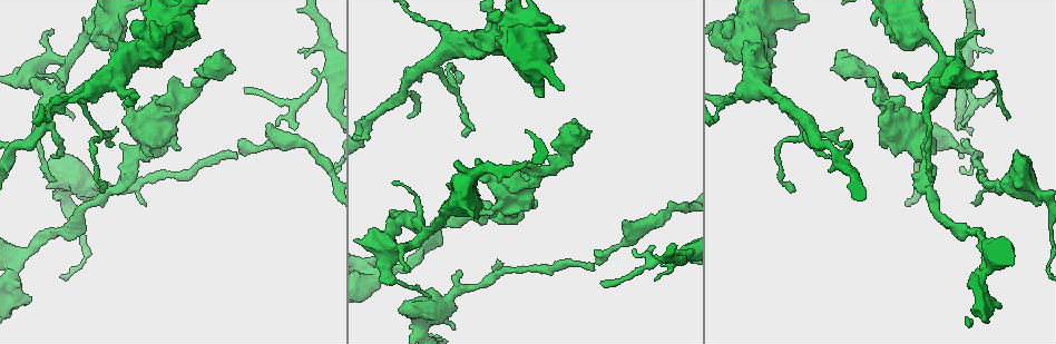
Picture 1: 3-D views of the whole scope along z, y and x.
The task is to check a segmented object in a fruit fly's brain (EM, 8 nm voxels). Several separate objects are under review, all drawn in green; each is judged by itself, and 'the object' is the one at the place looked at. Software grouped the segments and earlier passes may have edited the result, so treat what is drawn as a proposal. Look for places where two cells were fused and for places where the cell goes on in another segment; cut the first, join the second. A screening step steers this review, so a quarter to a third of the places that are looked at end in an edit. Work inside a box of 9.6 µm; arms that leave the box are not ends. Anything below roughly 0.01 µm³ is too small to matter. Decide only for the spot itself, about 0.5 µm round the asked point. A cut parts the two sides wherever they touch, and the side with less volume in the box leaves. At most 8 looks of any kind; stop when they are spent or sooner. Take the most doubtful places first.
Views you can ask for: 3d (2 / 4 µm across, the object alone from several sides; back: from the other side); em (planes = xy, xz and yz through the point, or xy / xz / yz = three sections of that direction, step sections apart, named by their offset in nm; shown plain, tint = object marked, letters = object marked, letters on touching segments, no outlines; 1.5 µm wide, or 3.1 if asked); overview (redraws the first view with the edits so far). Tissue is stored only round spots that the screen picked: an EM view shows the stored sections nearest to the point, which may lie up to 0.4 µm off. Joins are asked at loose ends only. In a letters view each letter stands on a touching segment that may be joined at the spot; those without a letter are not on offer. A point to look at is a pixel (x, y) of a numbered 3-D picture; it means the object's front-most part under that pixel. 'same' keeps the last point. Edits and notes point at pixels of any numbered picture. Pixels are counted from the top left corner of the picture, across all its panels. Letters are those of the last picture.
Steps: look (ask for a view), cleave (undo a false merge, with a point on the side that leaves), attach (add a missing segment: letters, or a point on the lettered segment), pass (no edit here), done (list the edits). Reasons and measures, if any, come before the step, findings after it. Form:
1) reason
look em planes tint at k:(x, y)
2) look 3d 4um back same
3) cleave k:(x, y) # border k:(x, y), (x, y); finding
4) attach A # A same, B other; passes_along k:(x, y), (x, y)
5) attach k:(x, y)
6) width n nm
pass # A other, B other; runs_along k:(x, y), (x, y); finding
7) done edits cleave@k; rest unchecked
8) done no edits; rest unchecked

free end
look 3d 2um at 1:(996, 94)

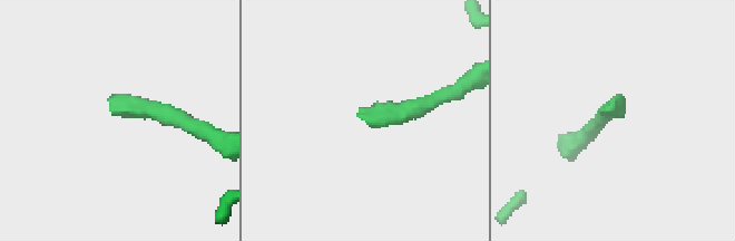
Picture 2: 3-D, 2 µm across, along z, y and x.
look em planes letters at 2:(110, 111)

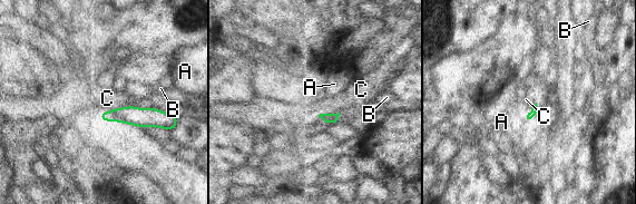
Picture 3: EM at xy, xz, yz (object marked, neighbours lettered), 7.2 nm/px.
pass # A other, B other, C other; border 3:(153, 106), (121, 106), (100, 112); none of them fits

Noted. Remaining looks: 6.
free end
look 3d 2um at 1:(74, 116)

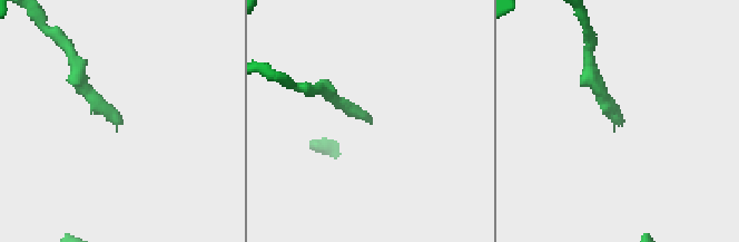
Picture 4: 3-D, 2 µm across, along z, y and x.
look em planes letters at 4:(120, 122)

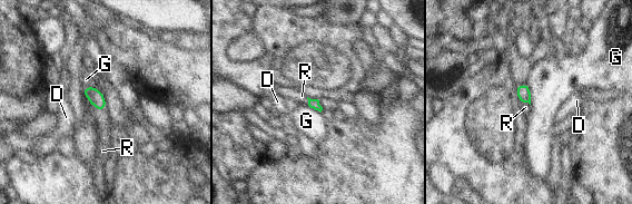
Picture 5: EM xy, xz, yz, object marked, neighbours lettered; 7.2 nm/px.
attach 5:(101, 117) # D other, G other, R same; passes_along 5:(95, 96), (97, 108), (101, 117); it goes on there

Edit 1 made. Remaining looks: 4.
an open end
look em planes letters at 1:(625, 222)

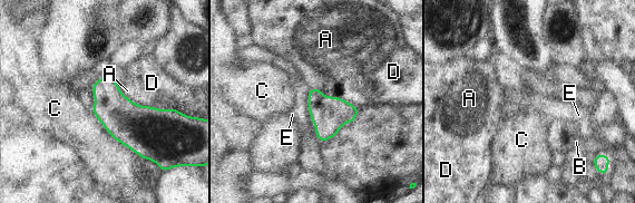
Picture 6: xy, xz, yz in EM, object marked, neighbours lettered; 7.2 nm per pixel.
pass # A other, B other, C other, D other, E other; border 6:(339, 96), (343, 98); no lettered segment goes on from it

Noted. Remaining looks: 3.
an open end
look em xz step 8 tint at 1:(578, 131)

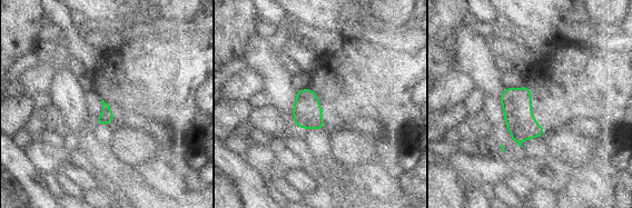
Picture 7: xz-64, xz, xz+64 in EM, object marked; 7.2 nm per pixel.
another direction
look em planes letters same

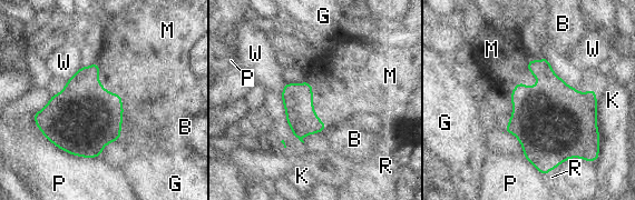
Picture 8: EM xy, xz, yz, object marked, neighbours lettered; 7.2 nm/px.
attach 8:(497, 48) # B other, G other, K other, M same, P other, R other, W other; passes_along 8:(550, 89), (528, 62), (497, 48); it goes on there

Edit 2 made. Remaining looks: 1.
done edits attach@5, attach@8; rest unchecked

